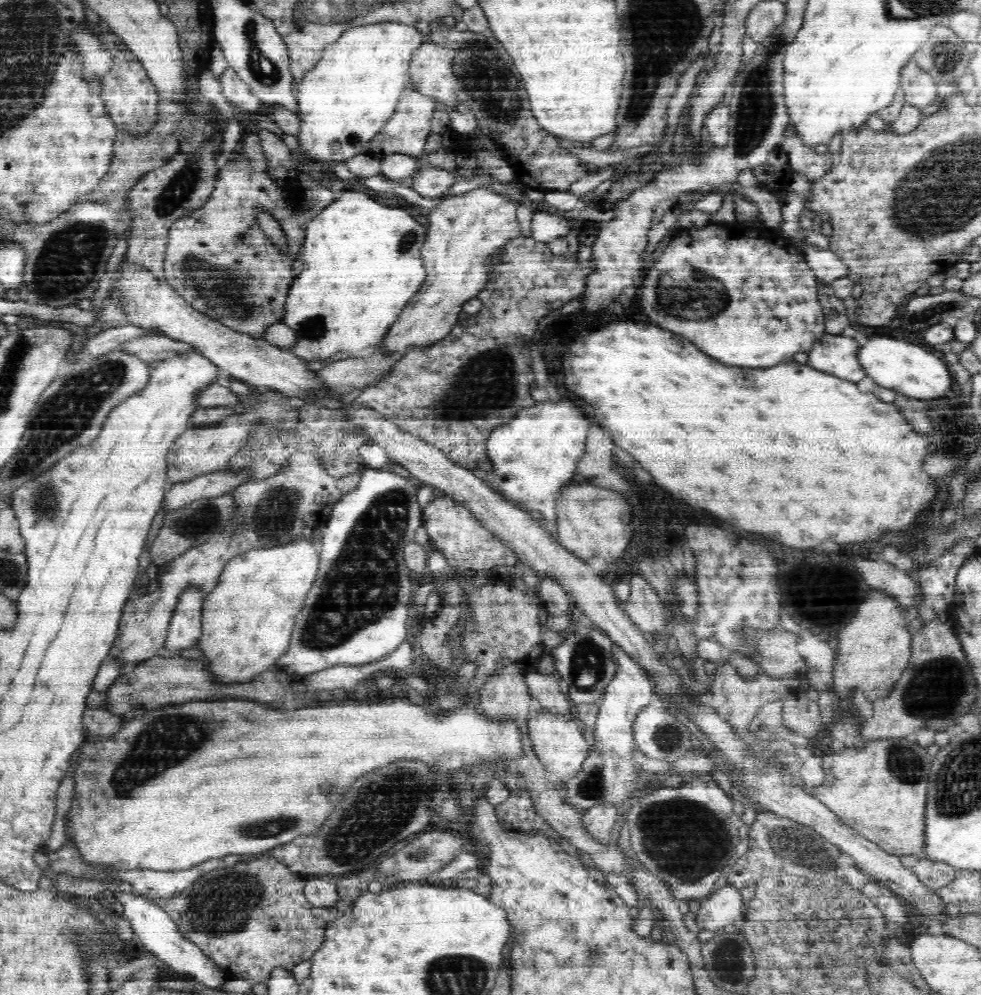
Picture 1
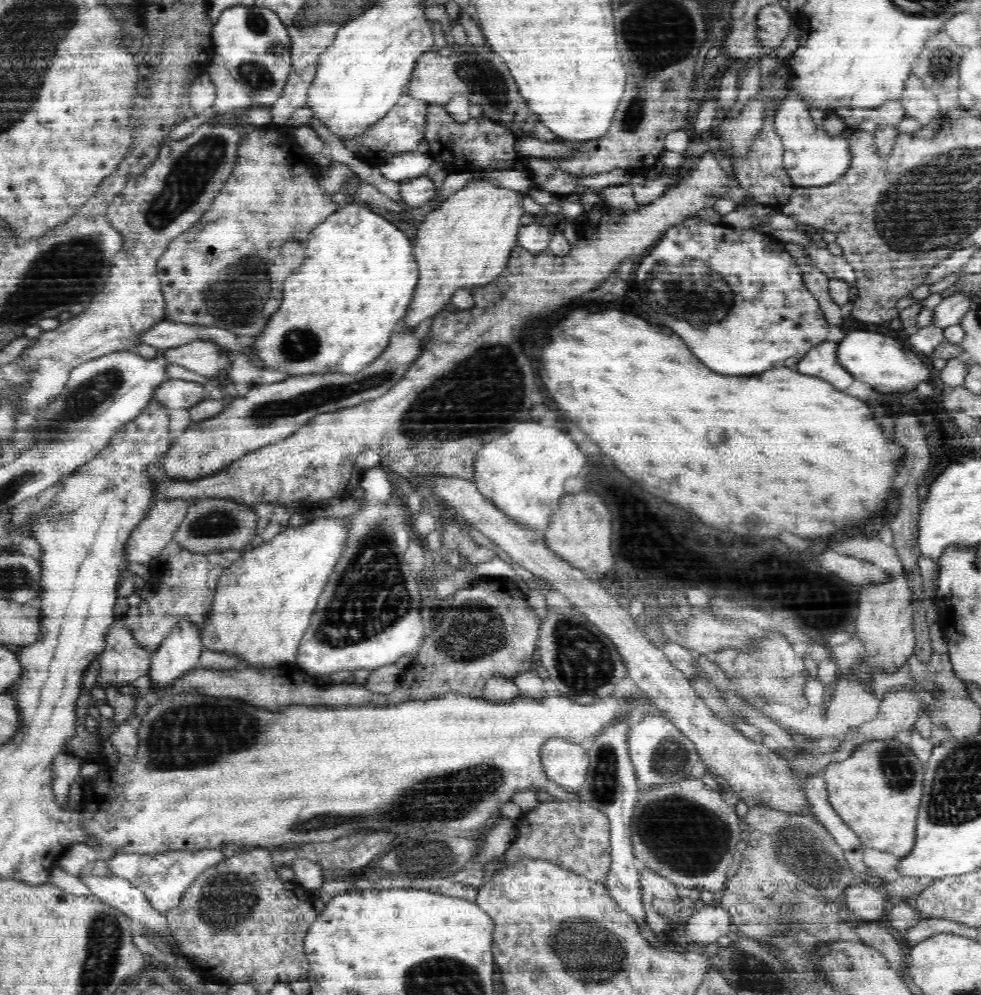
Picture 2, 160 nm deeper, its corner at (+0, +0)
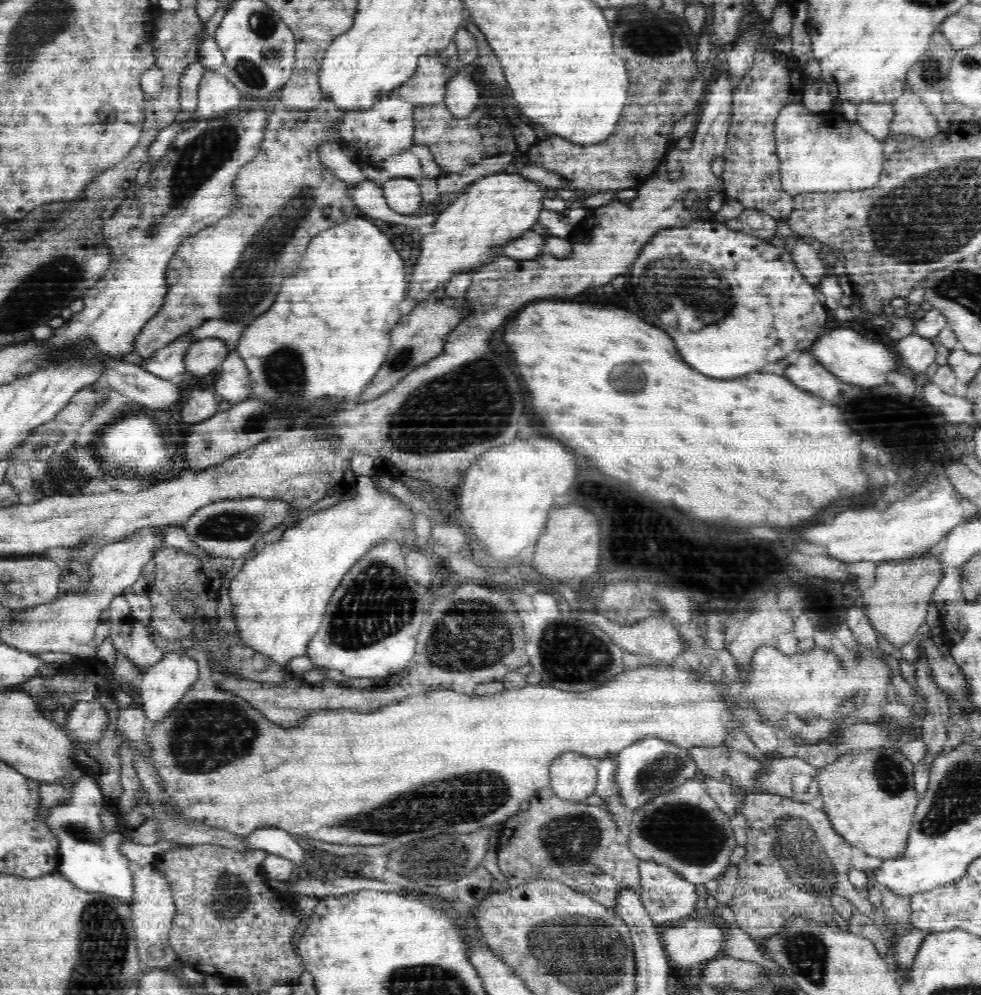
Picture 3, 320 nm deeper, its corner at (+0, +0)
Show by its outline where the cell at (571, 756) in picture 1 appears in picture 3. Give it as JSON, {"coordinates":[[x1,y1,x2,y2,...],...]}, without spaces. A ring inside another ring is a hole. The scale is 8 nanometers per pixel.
{"coordinates":[[563,751,558,758,554,759,550,764,549,770,550,785,553,788,554,794,562,799,574,802,580,802,588,798,588,796,592,796,598,778,598,769,592,765,592,759,594,758,570,751]]}

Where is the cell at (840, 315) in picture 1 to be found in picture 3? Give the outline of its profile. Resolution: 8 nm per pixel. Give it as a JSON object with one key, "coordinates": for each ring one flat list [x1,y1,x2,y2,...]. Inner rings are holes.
{"coordinates":[[798,239,794,242,790,253,798,272,802,273,806,281,814,285,816,290,820,290,821,280,832,273,831,269,822,262,820,252,816,252,812,246]]}

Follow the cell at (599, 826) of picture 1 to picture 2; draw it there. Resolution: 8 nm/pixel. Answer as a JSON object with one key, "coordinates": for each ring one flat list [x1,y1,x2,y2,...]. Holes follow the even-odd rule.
{"coordinates":[[544,797,542,803,515,820,517,837,510,848,500,856,503,863,511,865,516,859,548,859,569,870,577,871,588,879,602,884,611,867,611,836,607,814,580,800,562,801]]}

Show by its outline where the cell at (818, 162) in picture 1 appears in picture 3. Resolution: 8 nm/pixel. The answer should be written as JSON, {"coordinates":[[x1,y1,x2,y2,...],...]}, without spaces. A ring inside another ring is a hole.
{"coordinates":[[803,102,788,104,775,122,775,143,780,159,781,187,784,193,796,196,802,192,844,192,872,188,880,178,884,164,883,140,874,138,857,122,836,120,832,112,812,113]]}

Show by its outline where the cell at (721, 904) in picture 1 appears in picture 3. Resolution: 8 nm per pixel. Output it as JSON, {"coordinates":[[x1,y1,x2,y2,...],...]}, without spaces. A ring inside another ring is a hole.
{"coordinates":[[699,916,680,920,680,926,668,928,662,932,662,942,666,950,669,963,680,970,690,969,708,958,716,956,724,940,723,932,716,924,710,924,705,918]]}

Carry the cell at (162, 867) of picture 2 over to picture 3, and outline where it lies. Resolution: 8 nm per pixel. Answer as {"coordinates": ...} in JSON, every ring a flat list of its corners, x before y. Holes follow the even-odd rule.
{"coordinates":[[134,862,128,866,132,871,134,892,131,903,131,920,134,926,138,957,144,971,163,969,170,963,175,963,178,956,169,944,169,932,176,905,166,879,157,871,153,863,140,867]]}

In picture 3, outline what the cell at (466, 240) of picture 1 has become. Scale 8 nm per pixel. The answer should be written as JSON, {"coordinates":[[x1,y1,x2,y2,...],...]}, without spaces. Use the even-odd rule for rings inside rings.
{"coordinates":[[495,173,482,177,469,185,461,196,452,201,444,212,440,212,433,231,420,242,420,258,409,282,407,294,412,298,412,306,424,304,426,296,436,294,456,274,476,268,482,258,492,256,496,246,506,246,520,238,524,232,532,230,544,210,544,189,536,181,530,182,523,175]]}

